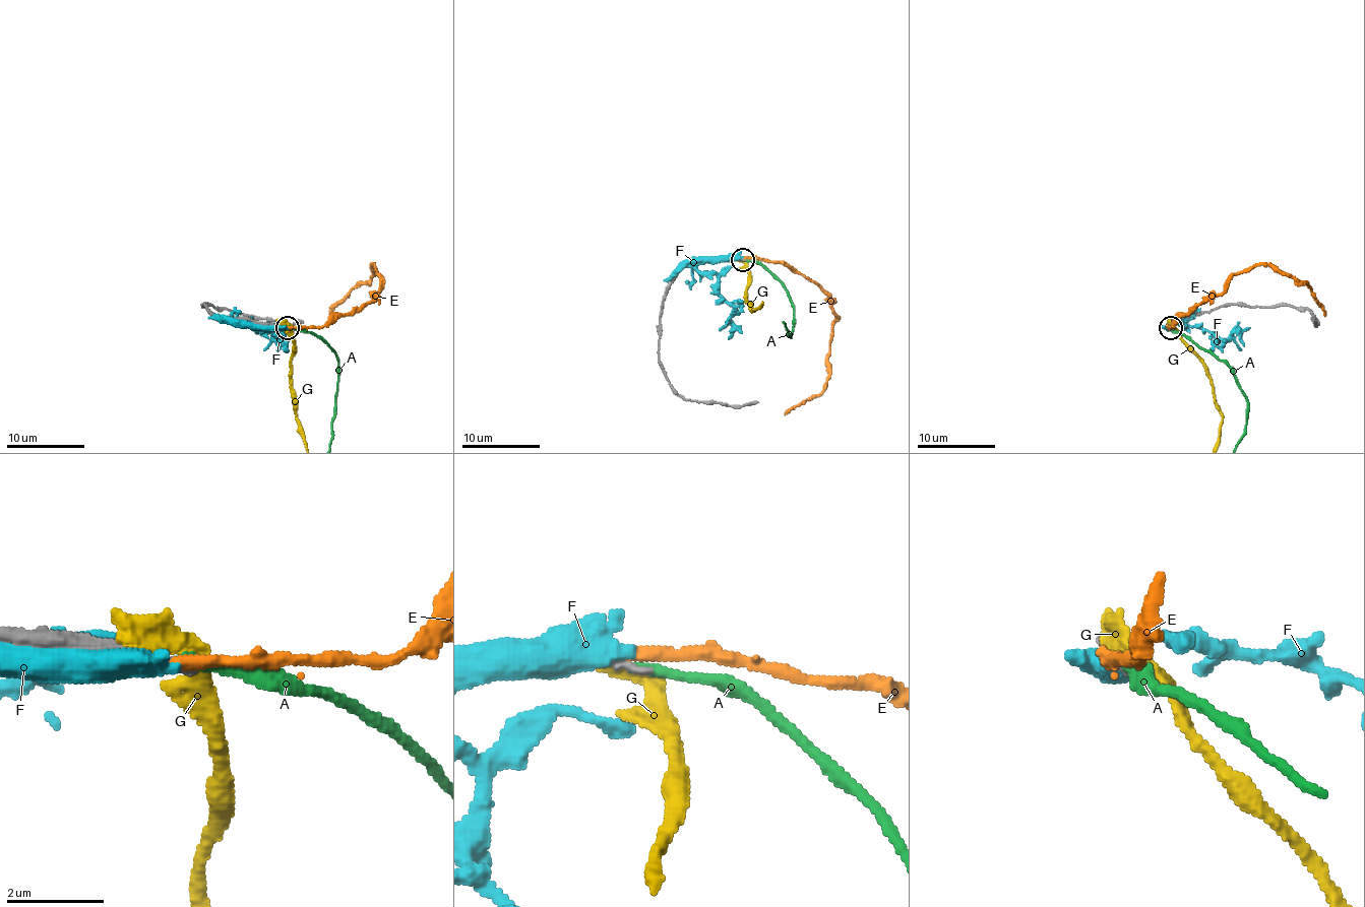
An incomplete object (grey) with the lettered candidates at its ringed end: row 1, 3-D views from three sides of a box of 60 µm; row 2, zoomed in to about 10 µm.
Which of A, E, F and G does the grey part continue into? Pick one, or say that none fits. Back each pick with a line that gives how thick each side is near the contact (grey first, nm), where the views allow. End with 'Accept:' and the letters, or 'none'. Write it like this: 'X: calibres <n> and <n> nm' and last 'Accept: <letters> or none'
A: calibres 180 and 240 nm
Accept: A

